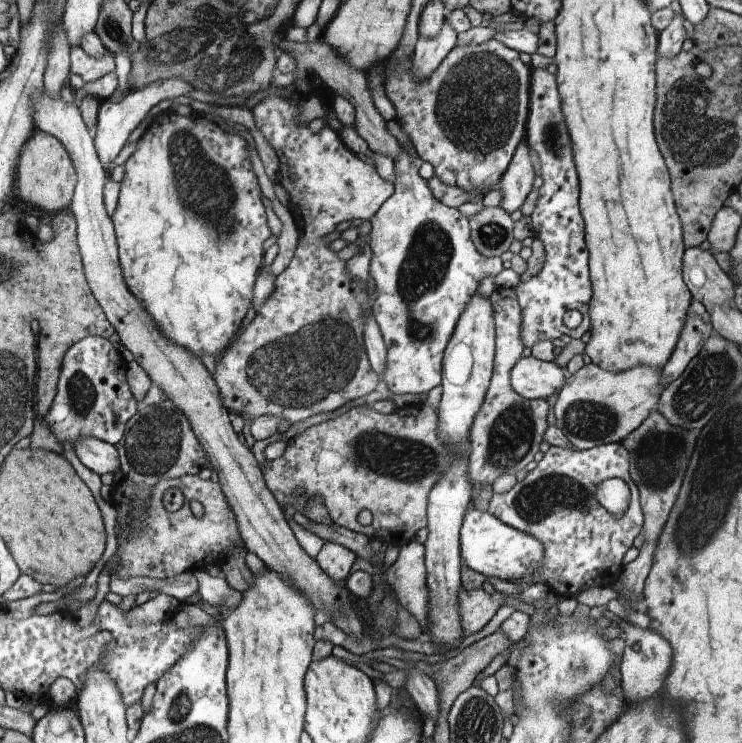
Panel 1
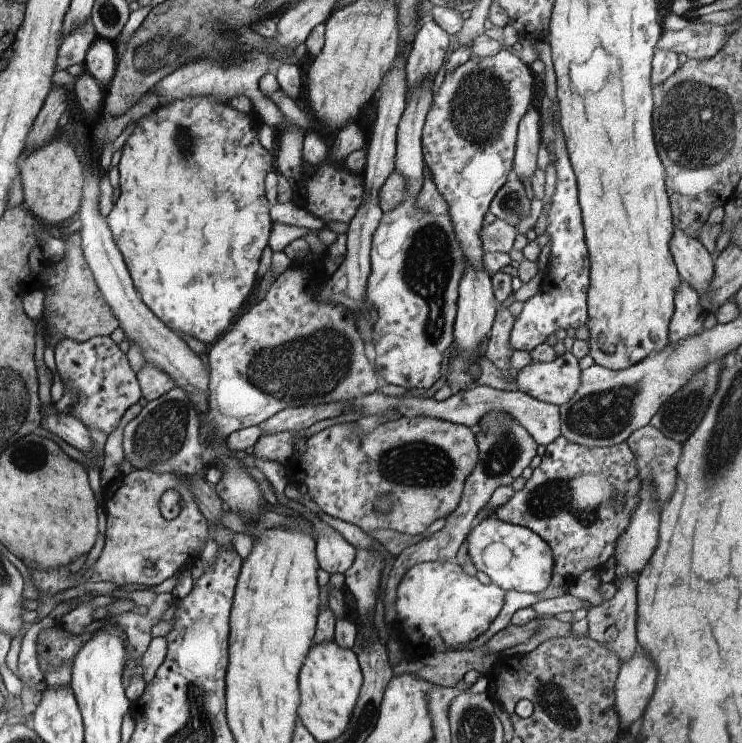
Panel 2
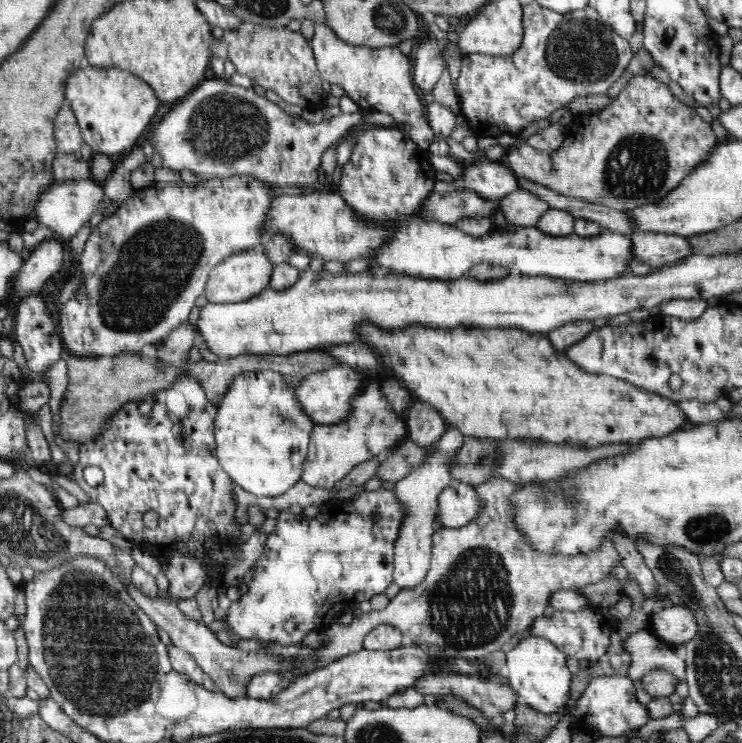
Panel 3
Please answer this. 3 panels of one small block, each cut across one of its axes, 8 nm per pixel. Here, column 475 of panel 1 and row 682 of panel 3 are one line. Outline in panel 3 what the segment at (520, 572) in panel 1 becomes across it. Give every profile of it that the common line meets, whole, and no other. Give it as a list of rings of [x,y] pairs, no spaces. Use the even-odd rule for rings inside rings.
[[[523,632],[516,646],[506,653],[509,684],[528,707],[542,713],[561,711],[569,699],[571,676],[566,656],[547,638]]]

